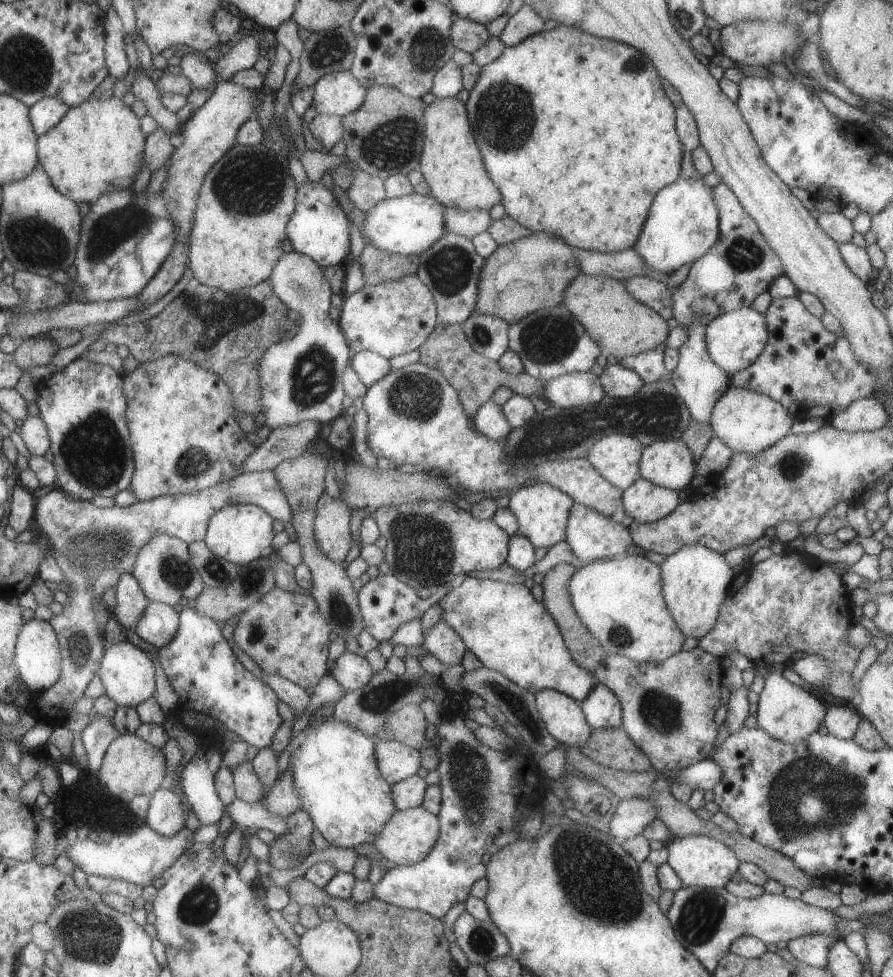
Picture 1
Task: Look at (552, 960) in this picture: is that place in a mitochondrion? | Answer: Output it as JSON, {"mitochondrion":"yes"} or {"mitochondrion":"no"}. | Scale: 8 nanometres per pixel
{"mitochondrion":"no"}

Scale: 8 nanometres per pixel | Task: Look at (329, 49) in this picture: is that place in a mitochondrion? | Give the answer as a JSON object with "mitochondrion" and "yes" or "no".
{"mitochondrion":"yes"}

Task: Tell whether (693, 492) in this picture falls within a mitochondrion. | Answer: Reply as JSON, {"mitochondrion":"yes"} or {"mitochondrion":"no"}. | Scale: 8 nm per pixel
{"mitochondrion":"no"}

